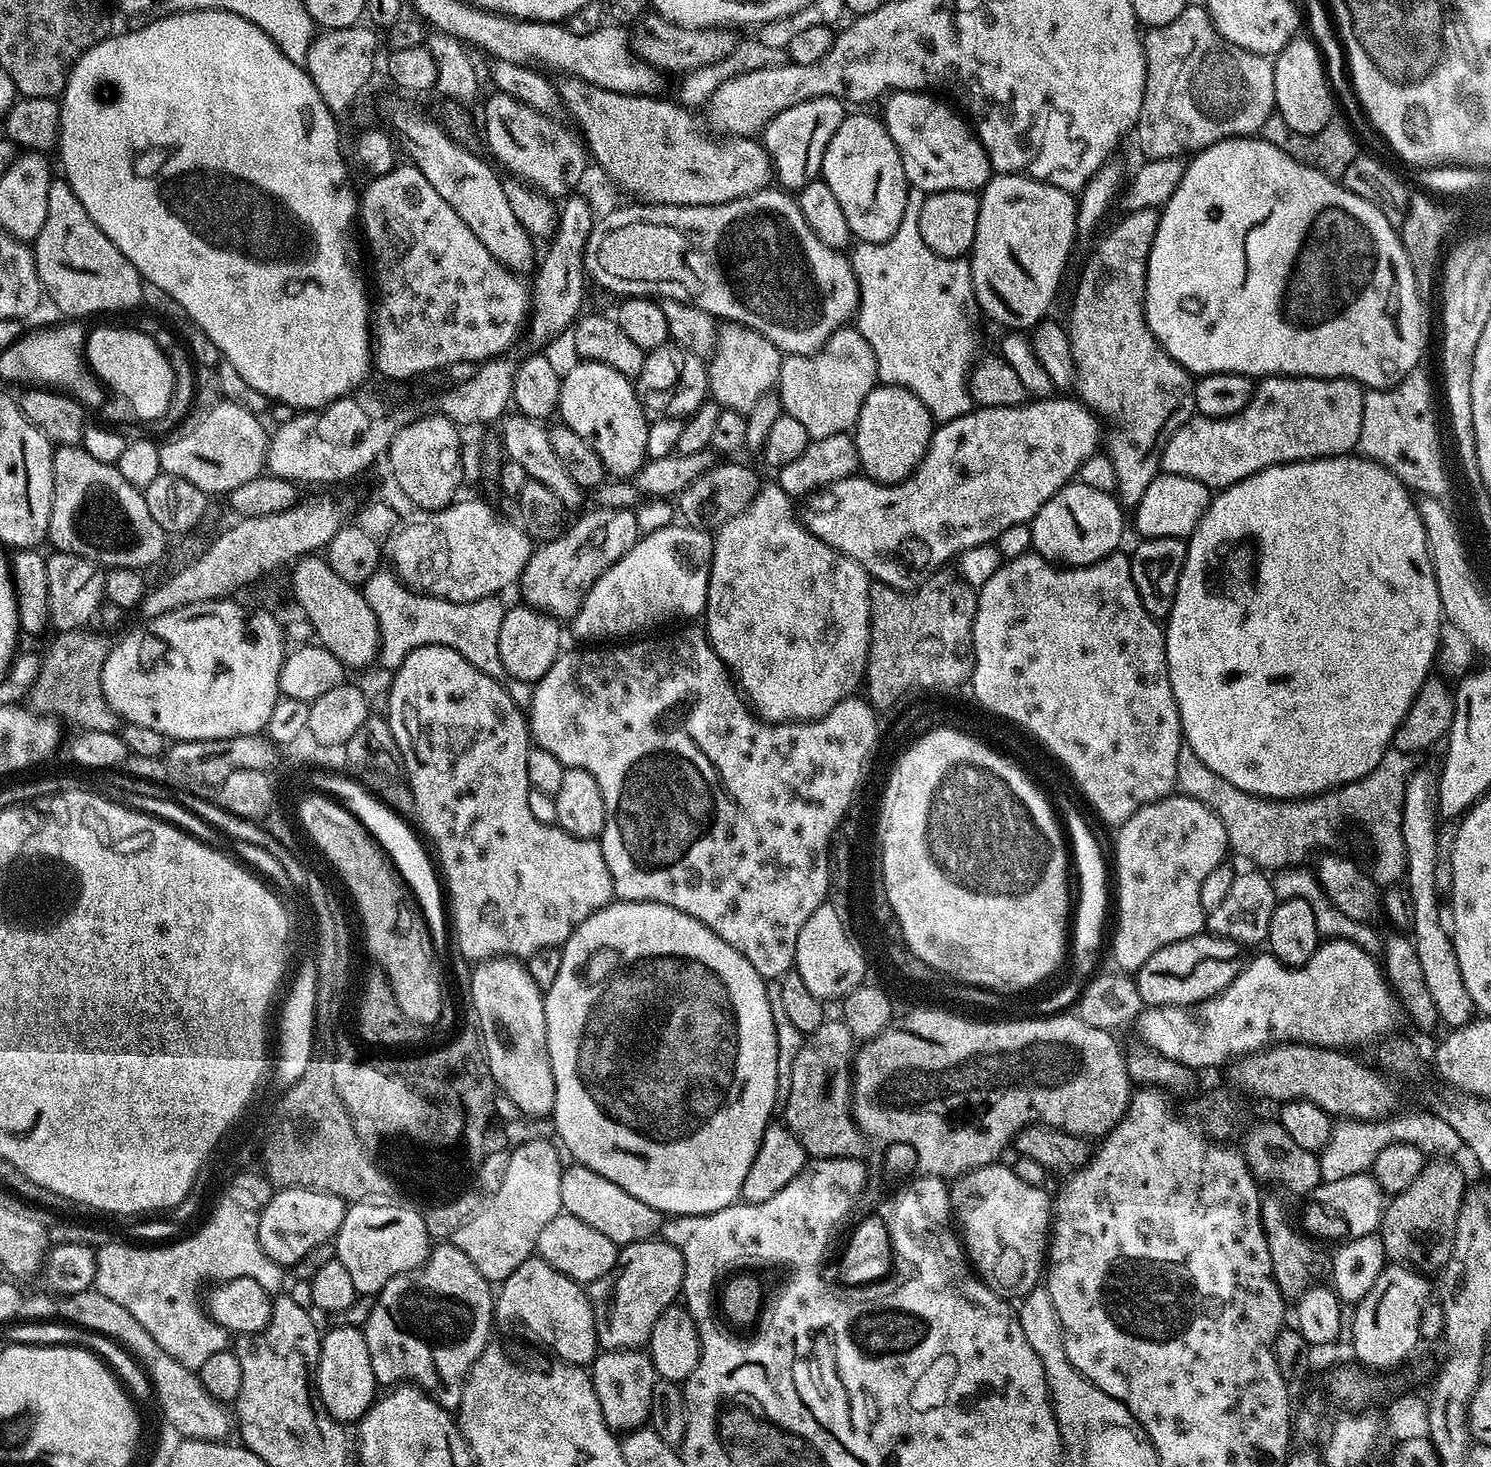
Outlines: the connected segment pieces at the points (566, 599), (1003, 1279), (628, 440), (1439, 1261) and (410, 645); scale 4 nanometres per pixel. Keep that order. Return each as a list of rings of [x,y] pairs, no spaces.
[[[599,506],[593,509],[593,512],[581,511],[581,516],[573,524],[571,521],[559,536],[533,547],[530,562],[526,562],[520,575],[519,599],[554,620],[571,621],[578,614],[590,586],[594,586],[594,582],[598,582],[622,554],[630,551],[642,535],[633,509],[614,510]]]
[[[1004,1162],[988,1164],[984,1168],[973,1168],[972,1171],[964,1173],[951,1185],[950,1195],[952,1197],[952,1214],[955,1223],[958,1225],[959,1235],[962,1237],[962,1243],[965,1253],[976,1273],[993,1292],[1005,1298],[1023,1298],[1028,1295],[1028,1291],[1037,1287],[1041,1283],[1042,1273],[1046,1268],[1046,1253],[1050,1243],[1050,1225],[1054,1219],[1054,1200],[1048,1196],[1047,1187],[1030,1186],[1030,1182],[1022,1182],[1022,1178],[1018,1178],[1015,1167],[1004,1165]]]
[[[590,360],[576,362],[569,372],[565,371],[560,381],[558,416],[563,424],[570,426],[570,430],[574,430],[574,434],[579,434],[590,445],[594,454],[598,454],[598,458],[602,458],[605,473],[609,477],[635,477],[636,471],[648,459],[646,438],[648,437],[649,417],[641,406],[639,398],[636,397],[633,381],[629,377],[618,374],[618,370],[610,366]]]
[[[1432,1159],[1406,1190],[1387,1201],[1378,1229],[1385,1257],[1393,1264],[1403,1264],[1423,1274],[1439,1273],[1450,1262],[1454,1230],[1466,1191],[1464,1172],[1455,1164],[1455,1159]]]
[[[391,570],[375,572],[362,586],[362,591],[366,602],[370,602],[370,610],[374,610],[374,618],[378,618],[379,667],[395,670],[398,666],[402,666],[406,654],[410,654],[422,646],[446,646],[450,650],[462,654],[462,658],[466,658],[466,662],[470,662],[470,666],[482,670],[482,674],[503,682],[506,694],[510,694],[510,698],[514,698],[514,702],[519,708],[527,709],[528,704],[532,701],[533,685],[521,680],[509,680],[506,670],[502,666],[502,658],[498,658],[498,630],[500,629],[502,607],[500,608],[499,599],[496,596],[483,596],[481,600],[474,602],[450,602],[441,596],[424,596],[420,592],[413,592],[412,589],[407,588]]]

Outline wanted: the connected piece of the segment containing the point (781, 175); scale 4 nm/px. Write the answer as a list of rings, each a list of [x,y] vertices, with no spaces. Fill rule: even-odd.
[[[823,96],[810,102],[798,102],[798,106],[790,106],[790,110],[782,110],[782,114],[778,114],[766,125],[762,143],[768,157],[772,159],[772,171],[775,179],[780,179],[778,184],[781,189],[799,190],[806,186],[806,182],[820,176],[826,146],[830,138],[834,138],[834,130],[838,130],[845,115],[845,101]]]

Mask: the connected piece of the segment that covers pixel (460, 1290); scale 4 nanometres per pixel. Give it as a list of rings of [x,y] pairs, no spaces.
[[[440,1242],[429,1251],[428,1259],[421,1268],[415,1268],[406,1274],[390,1278],[390,1282],[386,1282],[384,1289],[376,1296],[376,1311],[370,1314],[362,1331],[366,1338],[366,1346],[370,1346],[370,1366],[374,1366],[374,1378],[377,1385],[396,1386],[401,1382],[411,1382],[423,1392],[427,1392],[433,1400],[437,1400],[443,1408],[456,1410],[459,1409],[462,1402],[462,1390],[468,1377],[468,1371],[472,1369],[473,1362],[480,1357],[484,1347],[490,1343],[491,1336],[488,1335],[492,1332],[492,1324],[494,1325],[493,1285],[480,1273],[478,1266],[474,1266],[474,1262],[470,1262],[470,1258],[466,1258],[466,1254],[462,1254],[462,1250],[458,1250],[451,1242]]]

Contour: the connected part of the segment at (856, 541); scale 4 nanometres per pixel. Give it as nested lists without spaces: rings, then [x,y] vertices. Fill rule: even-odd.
[[[1040,398],[1035,402],[1015,404],[1009,408],[980,406],[966,413],[962,418],[954,418],[950,422],[940,424],[932,433],[932,440],[928,444],[928,453],[924,455],[924,461],[901,484],[879,484],[877,480],[872,480],[863,474],[847,476],[807,497],[803,501],[804,509],[801,507],[798,512],[800,521],[808,527],[810,534],[814,534],[822,542],[829,544],[835,552],[841,552],[843,556],[848,556],[863,566],[873,581],[888,584],[892,588],[900,589],[901,592],[911,593],[920,585],[928,583],[935,573],[947,565],[944,564],[947,560],[955,561],[960,553],[965,552],[970,546],[991,544],[998,534],[1002,534],[1002,530],[1006,530],[1006,526],[1018,526],[1031,522],[1038,514],[1038,510],[1042,510],[1044,503],[1079,473],[1082,462],[1086,462],[1086,458],[1097,455],[1099,448],[1096,447],[1099,444],[1101,447],[1102,444],[1102,432],[1100,436],[1102,421],[1100,417],[1092,409],[1087,408],[1085,404],[1080,403],[1079,399],[1056,399]]]

